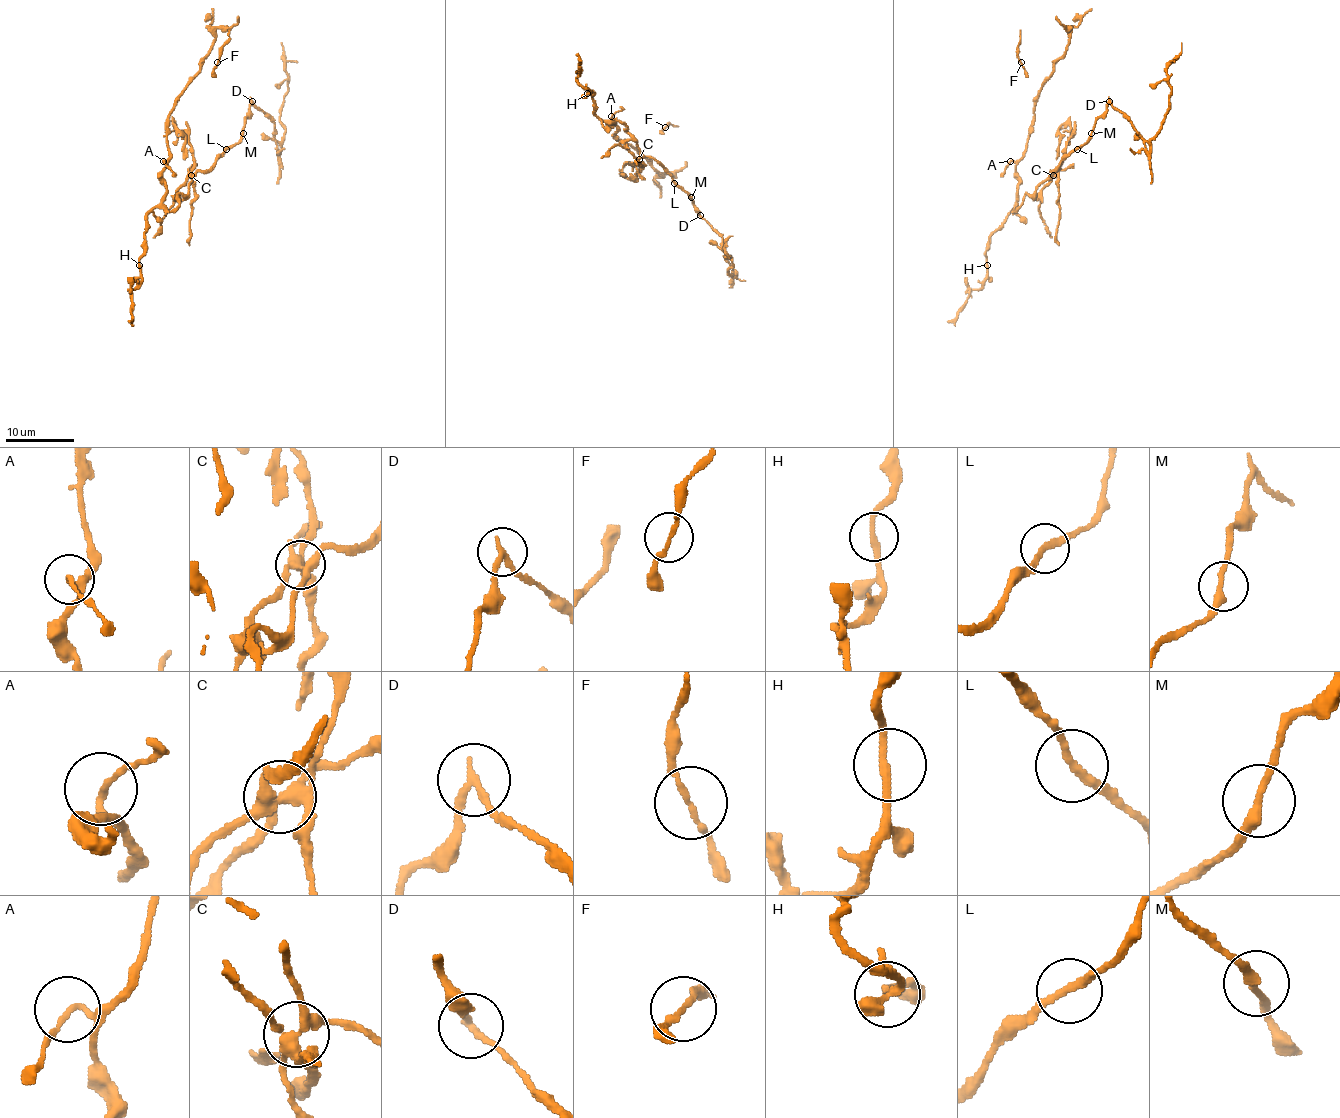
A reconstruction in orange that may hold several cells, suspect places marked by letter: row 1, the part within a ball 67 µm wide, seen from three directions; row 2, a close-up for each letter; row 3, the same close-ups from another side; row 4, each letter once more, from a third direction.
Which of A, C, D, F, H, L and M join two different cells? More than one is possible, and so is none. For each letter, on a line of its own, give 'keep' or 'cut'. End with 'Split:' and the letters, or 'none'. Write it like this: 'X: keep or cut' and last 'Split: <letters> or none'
A: keep
C: cut
D: cut
F: keep
H: keep
L: keep
M: keep
Split: C, D

